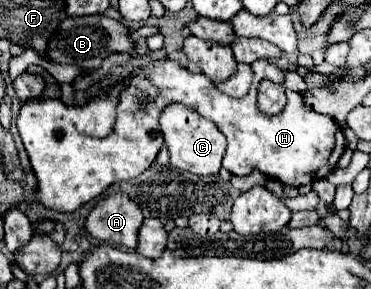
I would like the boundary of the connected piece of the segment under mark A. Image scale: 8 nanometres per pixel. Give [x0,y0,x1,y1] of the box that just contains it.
[85,193,143,249]

